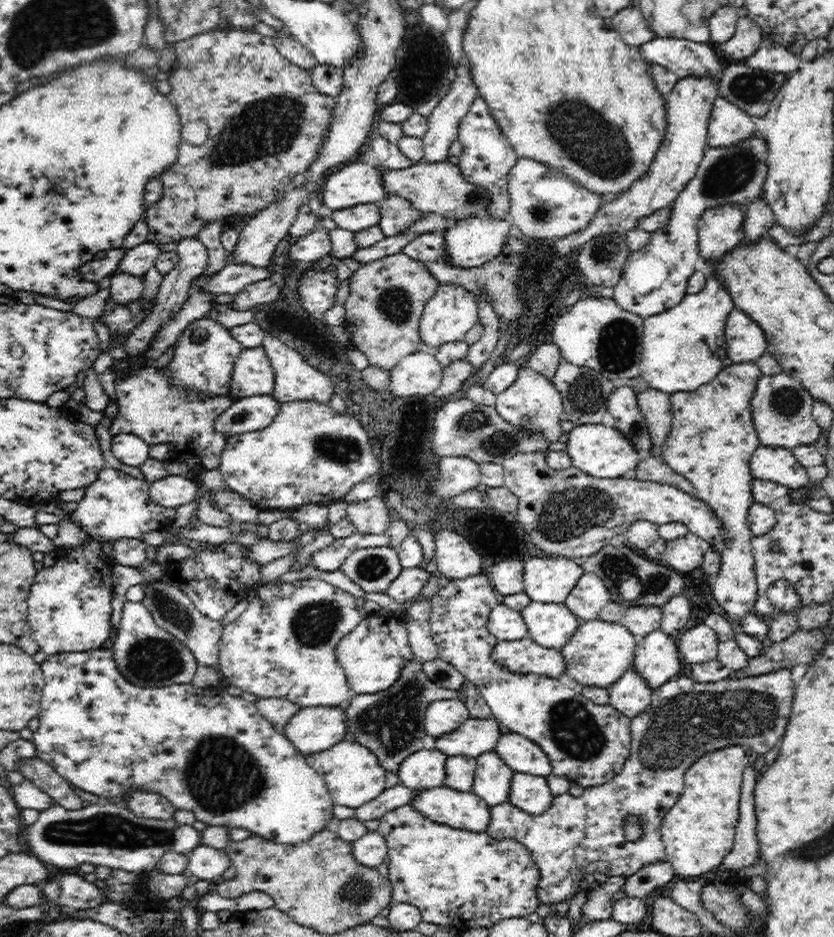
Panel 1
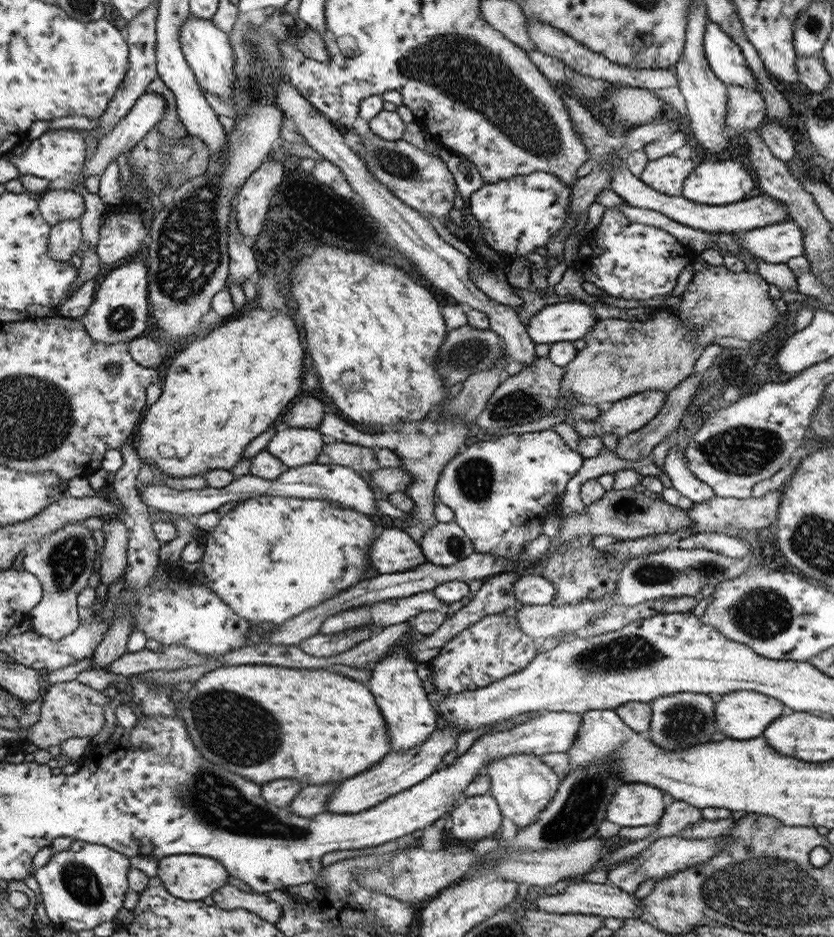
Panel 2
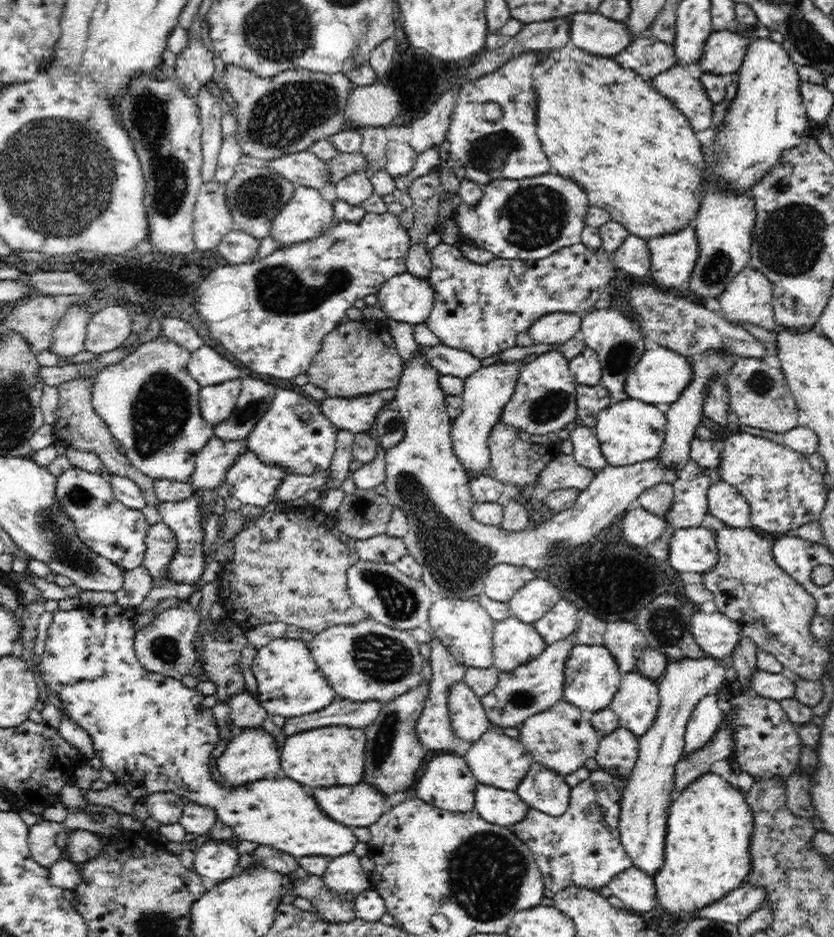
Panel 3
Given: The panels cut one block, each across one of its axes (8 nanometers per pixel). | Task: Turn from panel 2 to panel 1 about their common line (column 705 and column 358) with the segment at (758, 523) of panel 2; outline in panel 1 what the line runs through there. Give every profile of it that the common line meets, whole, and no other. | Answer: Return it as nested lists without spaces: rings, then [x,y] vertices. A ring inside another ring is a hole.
[[[381,497],[347,504],[346,518],[354,523],[358,533],[382,534],[388,532],[391,516],[389,506]]]

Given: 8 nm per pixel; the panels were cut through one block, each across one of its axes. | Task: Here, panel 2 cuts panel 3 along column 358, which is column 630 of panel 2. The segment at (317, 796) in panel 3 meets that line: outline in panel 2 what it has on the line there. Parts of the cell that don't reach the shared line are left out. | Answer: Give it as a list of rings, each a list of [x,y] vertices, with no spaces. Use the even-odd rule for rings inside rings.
[[[621,784],[607,808],[606,820],[621,827],[657,824],[664,814],[667,796],[648,784]]]

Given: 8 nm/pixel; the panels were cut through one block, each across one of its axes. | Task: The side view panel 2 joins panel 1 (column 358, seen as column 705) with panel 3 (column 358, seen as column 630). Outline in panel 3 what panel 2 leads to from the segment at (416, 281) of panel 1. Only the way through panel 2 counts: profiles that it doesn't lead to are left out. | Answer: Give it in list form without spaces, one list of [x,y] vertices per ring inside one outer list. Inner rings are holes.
[[[363,318],[359,322],[340,323],[329,332],[306,374],[310,383],[326,389],[330,397],[357,397],[397,386],[404,363],[394,338],[388,333],[387,322]]]

